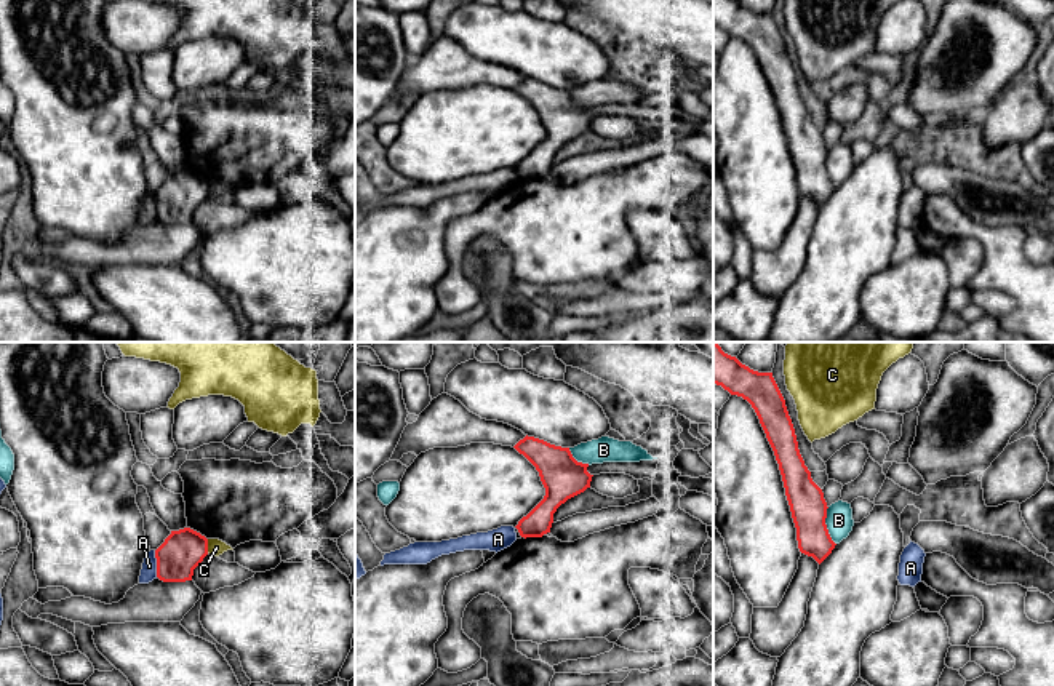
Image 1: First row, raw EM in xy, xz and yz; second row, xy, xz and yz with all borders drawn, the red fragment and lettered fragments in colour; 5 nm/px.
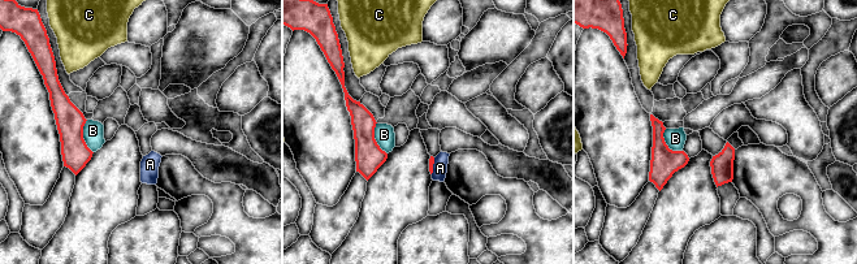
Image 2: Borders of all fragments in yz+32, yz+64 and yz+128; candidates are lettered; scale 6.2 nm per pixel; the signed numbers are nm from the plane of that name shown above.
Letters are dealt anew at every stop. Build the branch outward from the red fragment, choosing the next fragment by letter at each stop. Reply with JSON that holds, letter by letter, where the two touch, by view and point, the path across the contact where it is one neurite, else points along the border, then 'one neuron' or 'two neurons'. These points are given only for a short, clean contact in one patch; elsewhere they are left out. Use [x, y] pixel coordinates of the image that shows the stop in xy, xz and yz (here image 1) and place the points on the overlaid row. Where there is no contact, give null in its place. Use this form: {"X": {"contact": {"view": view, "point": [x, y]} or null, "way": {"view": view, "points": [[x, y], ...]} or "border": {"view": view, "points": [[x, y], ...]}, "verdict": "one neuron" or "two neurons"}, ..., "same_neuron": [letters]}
{"A": {"contact": {"view": "xy", "point": [157, 563]}, "border": {"view": "xy", "points": [[154, 550], [157, 576]]}, "verdict": "two neurons"}, "B": {"contact": {"view": "yz", "point": [826, 526]}, "verdict": "two neurons"}, "C": {"contact": {"view": "xy", "point": [207, 546]}, "border": {"view": "xy", "points": [[207, 539], [208, 552]]}, "verdict": "two neurons"}, "same_neuron": []}

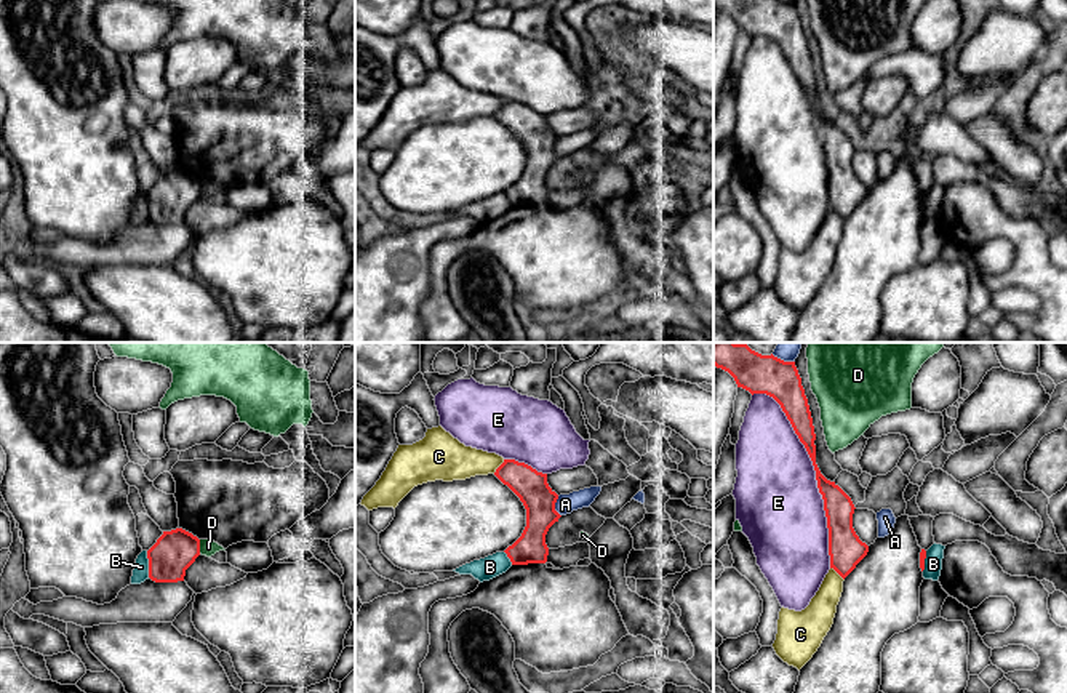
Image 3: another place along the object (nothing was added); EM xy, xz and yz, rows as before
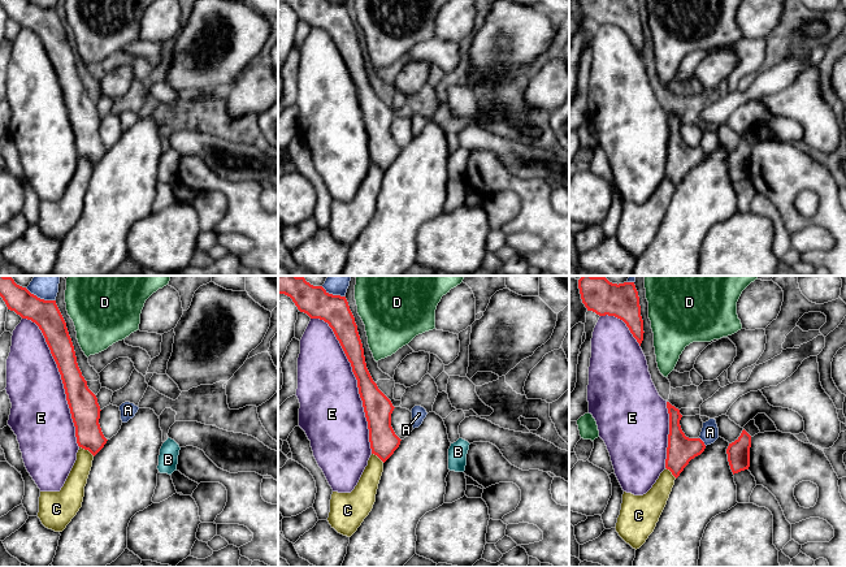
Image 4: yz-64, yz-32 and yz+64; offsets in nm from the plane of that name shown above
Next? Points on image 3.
{"A": {"contact": {"view": "xz", "point": [554, 506]}, "verdict": "two neurons"}, "B": {"contact": {"view": "xy", "point": [149, 564]}, "border": {"view": "xy", "points": [[146, 551], [149, 576]]}, "verdict": "two neurons"}, "C": {"contact": {"view": "xz", "point": [499, 466]}, "verdict": "two neurons"}, "D": {"contact": {"view": "xy", "point": [199, 546]}, "border": {"view": "xy", "points": [[199, 540], [200, 552]]}, "verdict": "two neurons"}, "E": {"contact": {"view": "yz", "point": [816, 474]}, "verdict": "two neurons"}, "same_neuron": []}

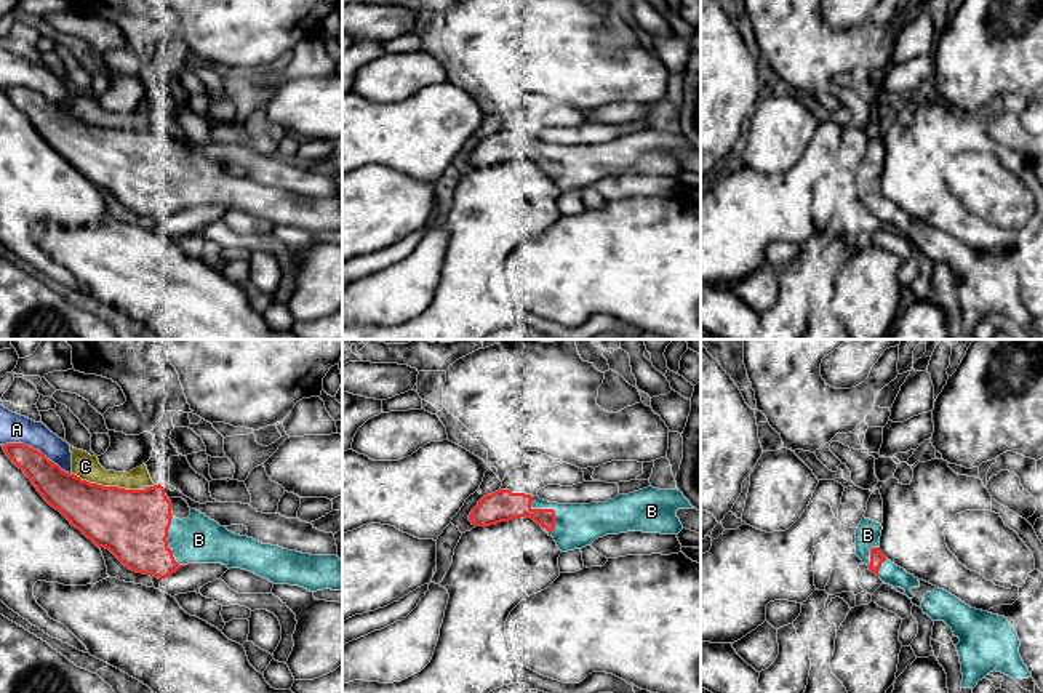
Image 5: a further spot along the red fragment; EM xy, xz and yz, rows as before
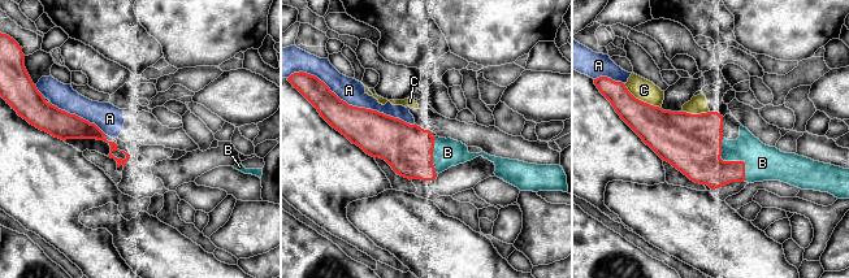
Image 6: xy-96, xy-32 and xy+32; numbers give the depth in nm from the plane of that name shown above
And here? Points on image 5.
{"A": {"contact": {"view": "xy", "point": [37, 450]}, "verdict": "two neurons"}, "B": {"contact": {"view": "xz", "point": [549, 509]}, "verdict": "one neuron"}, "C": {"contact": {"view": "xy", "point": [106, 487]}, "verdict": "two neurons"}, "same_neuron": ["B"]}

